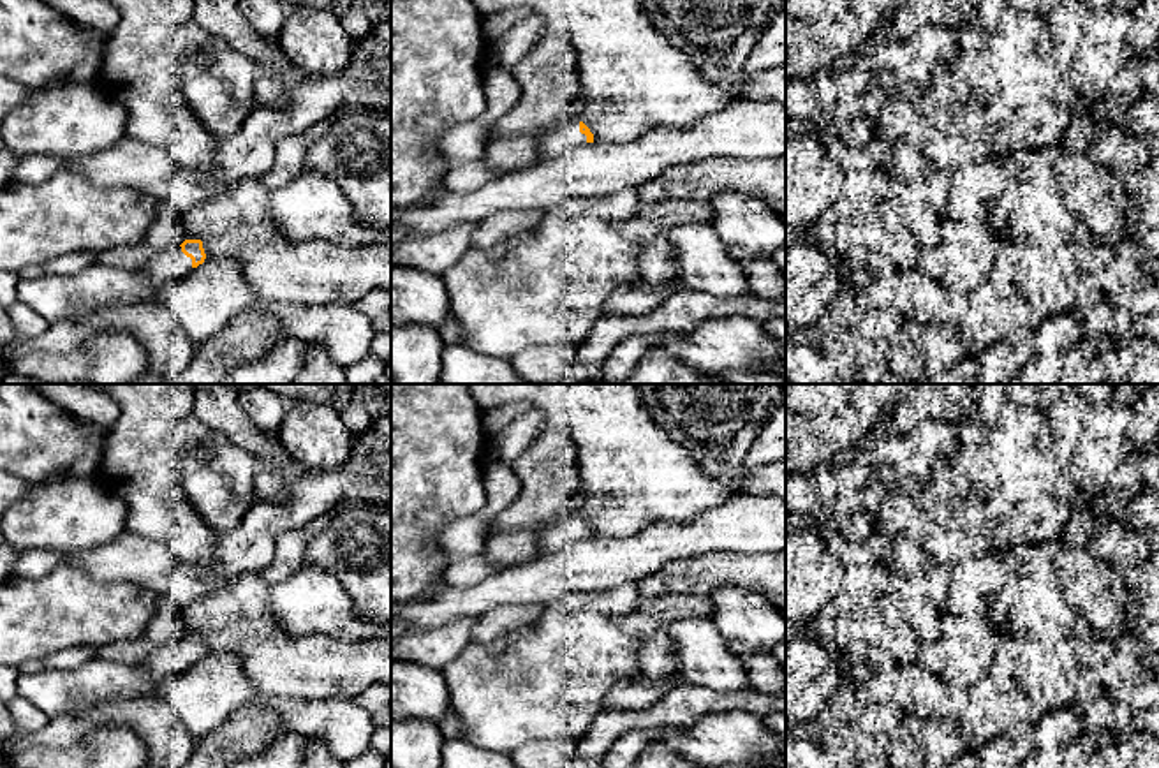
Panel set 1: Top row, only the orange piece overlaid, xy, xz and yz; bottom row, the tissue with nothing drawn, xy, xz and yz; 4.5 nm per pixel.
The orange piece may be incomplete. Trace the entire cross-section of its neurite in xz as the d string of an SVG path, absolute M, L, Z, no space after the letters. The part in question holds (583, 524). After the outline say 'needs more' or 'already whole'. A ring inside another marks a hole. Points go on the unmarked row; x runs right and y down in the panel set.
M567 514L543 534L537 544L537 553L541 557L553 555L585 537L594 537L590 523L580 514Z; needs more

